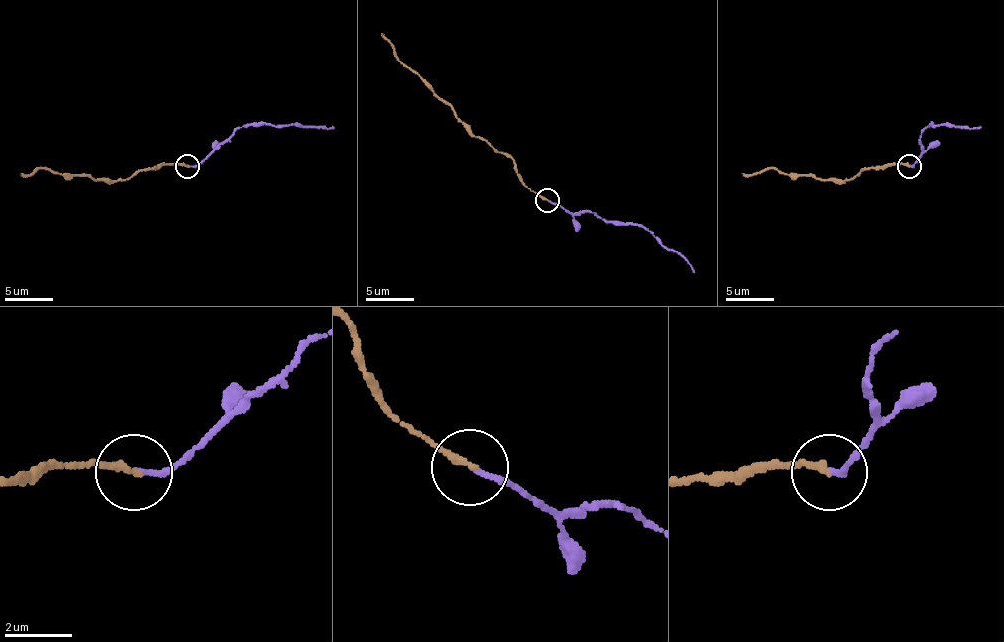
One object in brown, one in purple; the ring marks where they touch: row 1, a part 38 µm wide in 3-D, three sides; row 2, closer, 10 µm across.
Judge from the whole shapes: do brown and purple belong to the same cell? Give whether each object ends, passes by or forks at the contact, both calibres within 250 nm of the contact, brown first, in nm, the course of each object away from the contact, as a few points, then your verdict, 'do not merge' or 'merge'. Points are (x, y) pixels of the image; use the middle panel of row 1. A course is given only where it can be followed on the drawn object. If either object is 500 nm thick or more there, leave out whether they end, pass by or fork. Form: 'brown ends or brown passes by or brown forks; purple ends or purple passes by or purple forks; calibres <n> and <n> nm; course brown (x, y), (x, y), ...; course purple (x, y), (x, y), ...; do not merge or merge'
brown ends; purple ends; calibres 220 and 130 nm; course brown (547, 200), (522, 183), (508, 156), (479, 139), (454, 110), (404, 64), (382, 33); course purple (547, 200), (556, 202), (573, 214), (593, 212), (607, 222), (641, 224), (660, 243), (673, 248), (694, 272); do not merge

